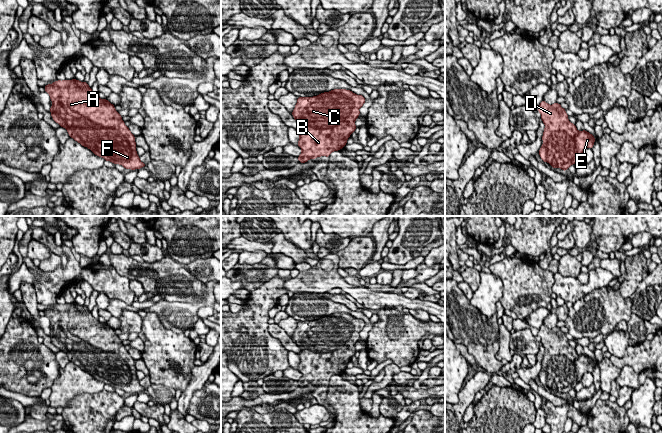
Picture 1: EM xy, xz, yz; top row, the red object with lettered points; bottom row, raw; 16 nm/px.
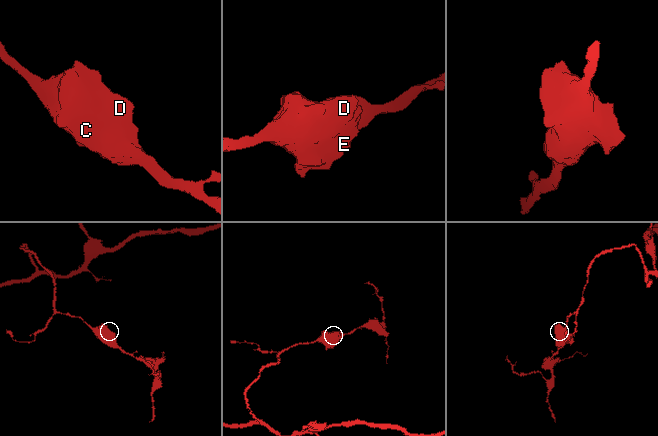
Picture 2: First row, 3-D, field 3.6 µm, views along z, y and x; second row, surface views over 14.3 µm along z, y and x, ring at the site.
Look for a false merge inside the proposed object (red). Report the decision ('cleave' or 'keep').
keep

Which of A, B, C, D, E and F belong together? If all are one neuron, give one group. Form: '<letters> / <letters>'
A B C D E F

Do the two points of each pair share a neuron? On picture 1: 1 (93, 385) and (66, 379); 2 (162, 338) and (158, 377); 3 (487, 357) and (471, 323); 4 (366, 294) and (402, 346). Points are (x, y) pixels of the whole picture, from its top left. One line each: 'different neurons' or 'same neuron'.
1: same neuron
2: same neuron
3: same neuron
4: different neurons

